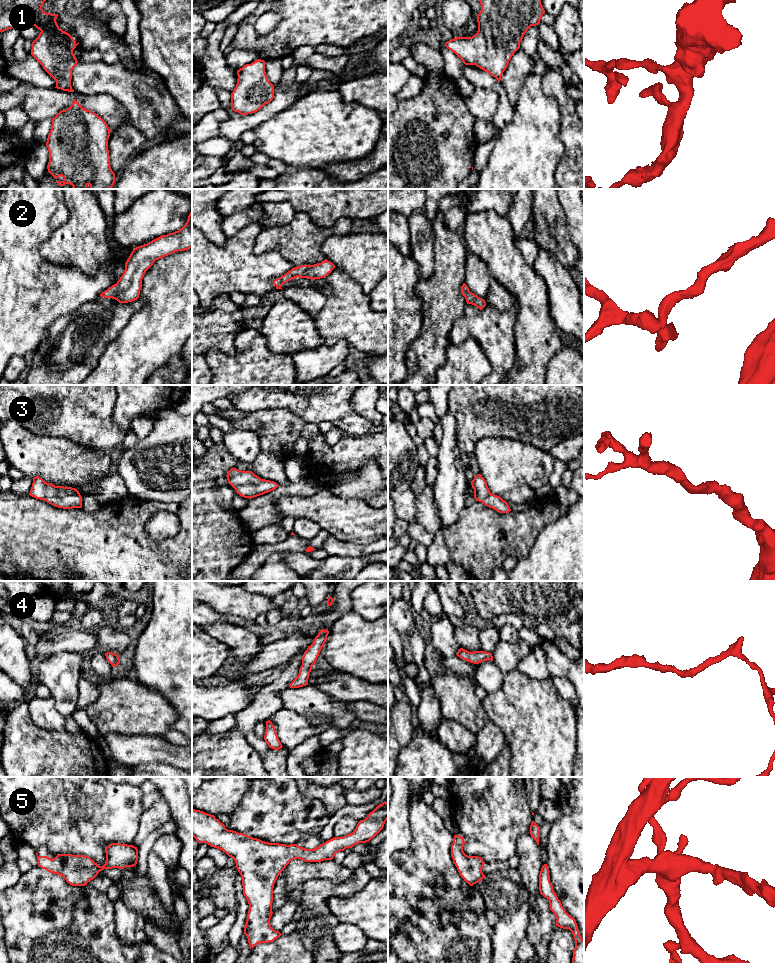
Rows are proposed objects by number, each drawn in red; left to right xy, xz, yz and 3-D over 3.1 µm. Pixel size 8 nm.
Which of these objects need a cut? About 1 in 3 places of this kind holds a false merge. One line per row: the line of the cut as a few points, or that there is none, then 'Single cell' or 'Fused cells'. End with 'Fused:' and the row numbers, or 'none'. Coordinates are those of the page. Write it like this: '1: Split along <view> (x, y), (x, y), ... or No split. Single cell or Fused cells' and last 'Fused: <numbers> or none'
1: No split. Single cell
2: No split. Single cell
3: No split. Single cell
4: No split. Single cell
5: No split. Single cell
Fused: none

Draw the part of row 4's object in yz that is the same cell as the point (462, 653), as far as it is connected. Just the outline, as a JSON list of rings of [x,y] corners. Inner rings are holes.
[[[460,648],[456,655],[461,659],[474,664],[479,664],[487,660],[493,661],[492,653],[485,651],[469,652],[463,648]]]

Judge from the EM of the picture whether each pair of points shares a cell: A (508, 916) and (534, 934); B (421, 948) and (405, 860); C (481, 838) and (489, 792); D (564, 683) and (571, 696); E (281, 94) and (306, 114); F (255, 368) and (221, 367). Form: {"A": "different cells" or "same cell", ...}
{"A": "different cells", "B": "same cell", "C": "same cell", "D": "same cell", "E": "different cells", "F": "same cell"}

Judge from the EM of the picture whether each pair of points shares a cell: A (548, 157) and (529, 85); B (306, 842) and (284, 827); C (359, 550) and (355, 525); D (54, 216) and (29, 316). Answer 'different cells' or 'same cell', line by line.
A: same cell
B: different cells
C: different cells
D: same cell

